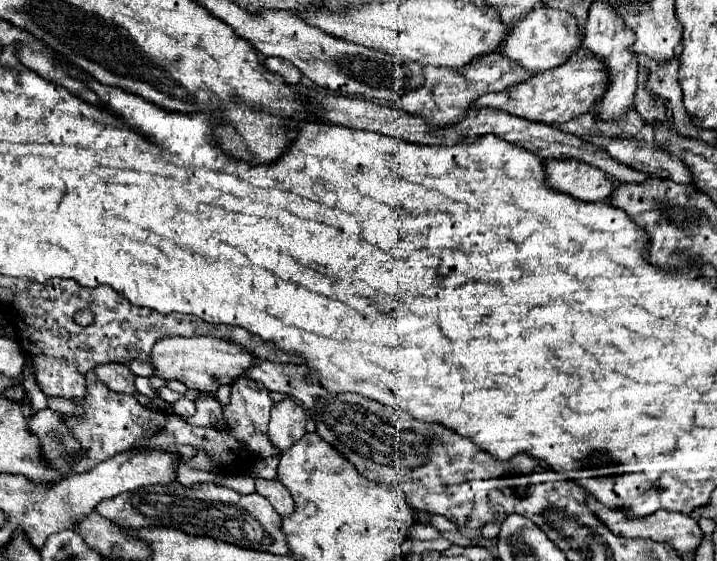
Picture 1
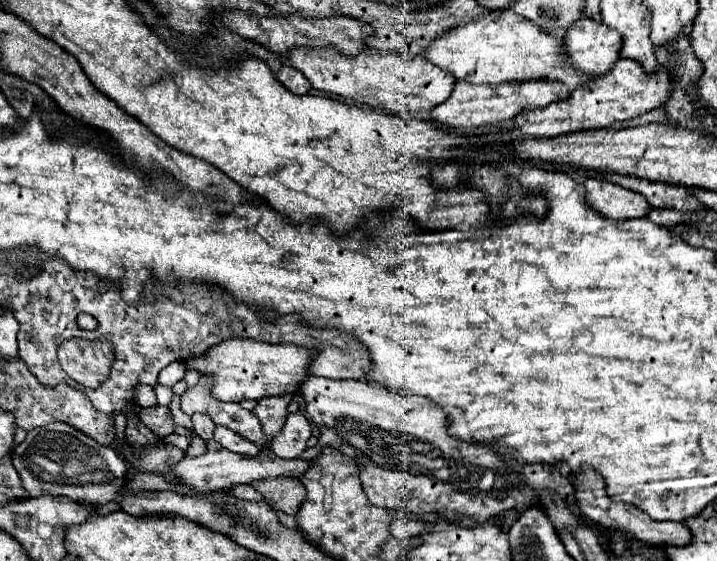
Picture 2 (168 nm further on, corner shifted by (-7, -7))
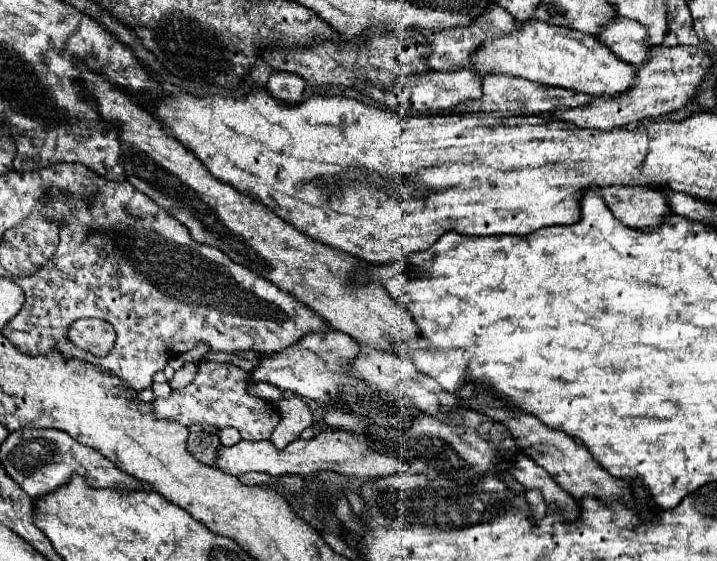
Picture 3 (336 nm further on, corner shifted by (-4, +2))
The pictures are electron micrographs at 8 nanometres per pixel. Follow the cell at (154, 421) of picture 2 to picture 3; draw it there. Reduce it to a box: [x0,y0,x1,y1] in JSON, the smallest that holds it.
[152,361,280,441]

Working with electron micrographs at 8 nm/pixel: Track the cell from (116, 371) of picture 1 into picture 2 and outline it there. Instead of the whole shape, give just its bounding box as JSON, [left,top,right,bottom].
[135,386,157,408]

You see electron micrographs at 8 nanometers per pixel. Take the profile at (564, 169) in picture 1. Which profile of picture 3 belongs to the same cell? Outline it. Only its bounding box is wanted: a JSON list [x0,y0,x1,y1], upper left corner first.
[596,185,670,229]

